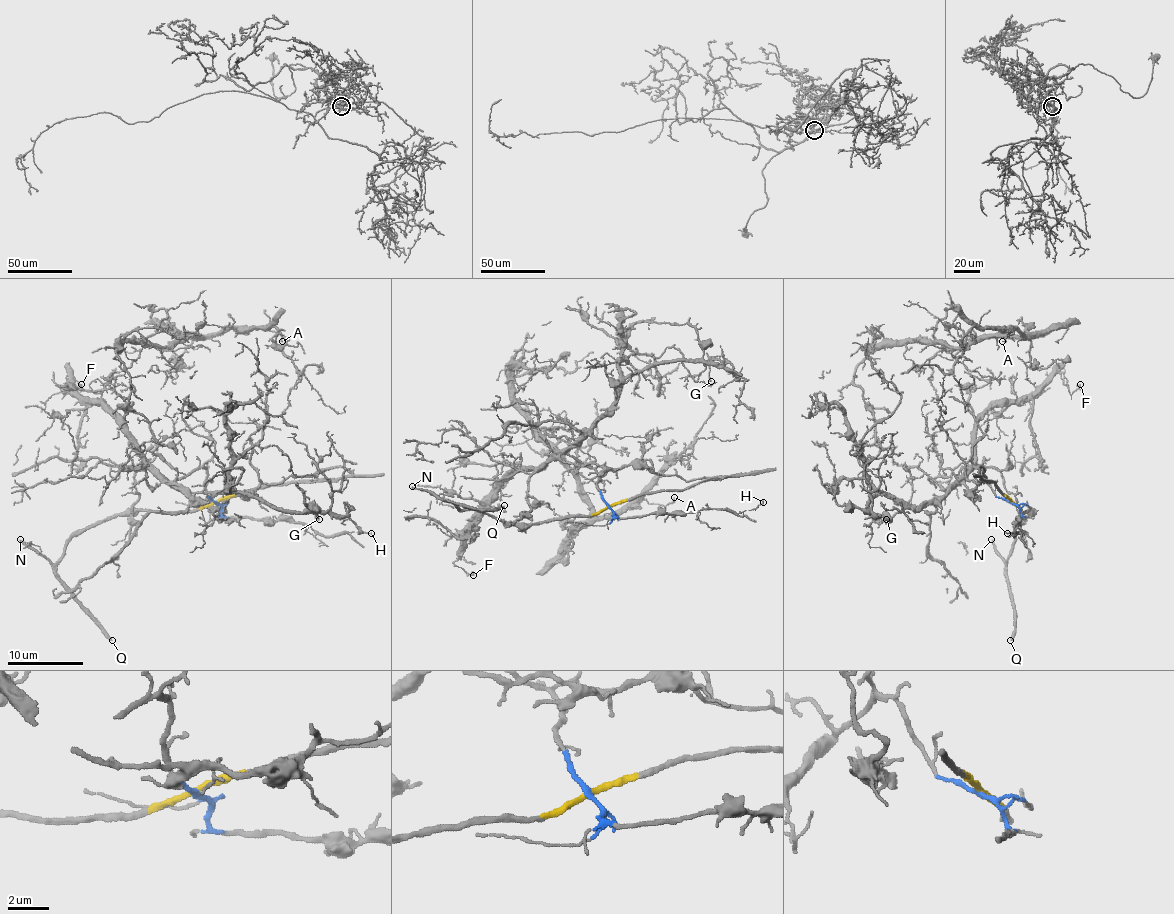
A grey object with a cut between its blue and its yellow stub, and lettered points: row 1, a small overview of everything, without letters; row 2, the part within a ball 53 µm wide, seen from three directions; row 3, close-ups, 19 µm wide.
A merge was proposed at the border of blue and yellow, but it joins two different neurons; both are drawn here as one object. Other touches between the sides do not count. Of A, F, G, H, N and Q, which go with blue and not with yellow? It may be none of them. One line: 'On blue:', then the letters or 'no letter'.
On blue: A, F, G, H

